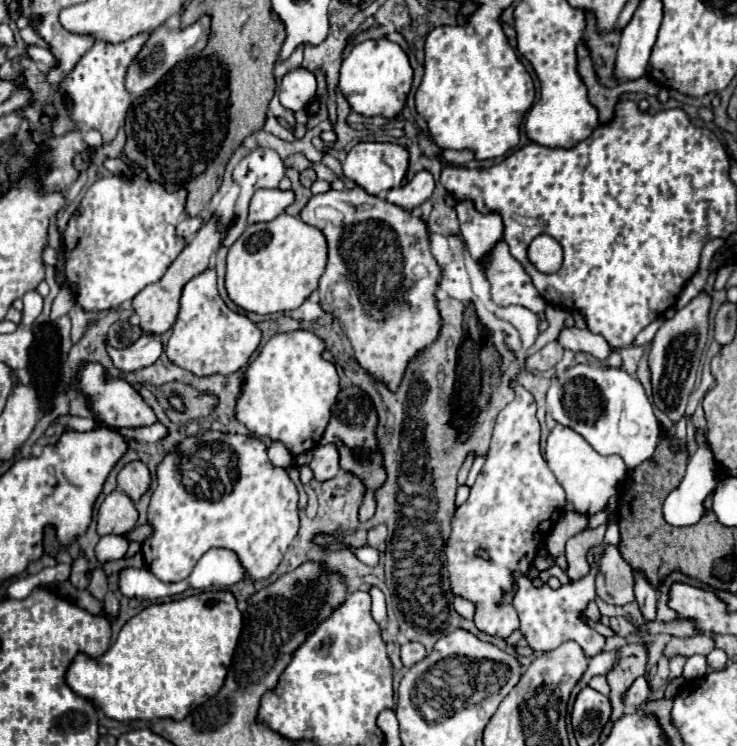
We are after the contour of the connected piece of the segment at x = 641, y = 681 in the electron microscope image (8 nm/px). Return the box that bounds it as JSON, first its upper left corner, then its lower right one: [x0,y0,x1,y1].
[624,676,650,708]

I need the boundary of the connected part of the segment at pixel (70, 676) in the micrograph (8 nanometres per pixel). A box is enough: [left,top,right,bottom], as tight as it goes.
[66,590,244,722]

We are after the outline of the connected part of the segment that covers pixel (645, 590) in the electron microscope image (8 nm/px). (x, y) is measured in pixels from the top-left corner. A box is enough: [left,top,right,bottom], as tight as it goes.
[634,572,656,620]

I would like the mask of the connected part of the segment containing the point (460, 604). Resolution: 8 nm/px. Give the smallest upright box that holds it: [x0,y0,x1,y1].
[454,598,476,620]

